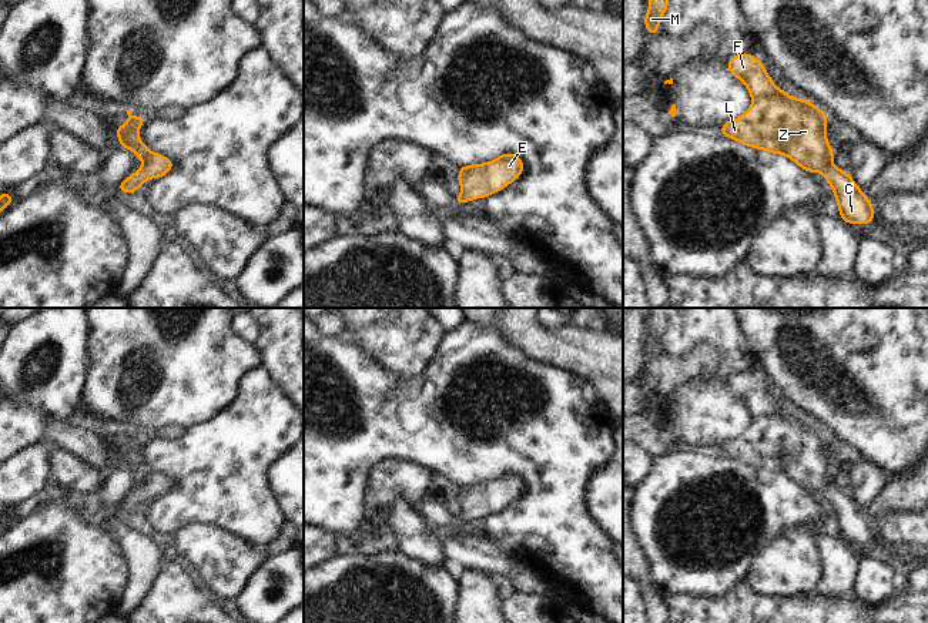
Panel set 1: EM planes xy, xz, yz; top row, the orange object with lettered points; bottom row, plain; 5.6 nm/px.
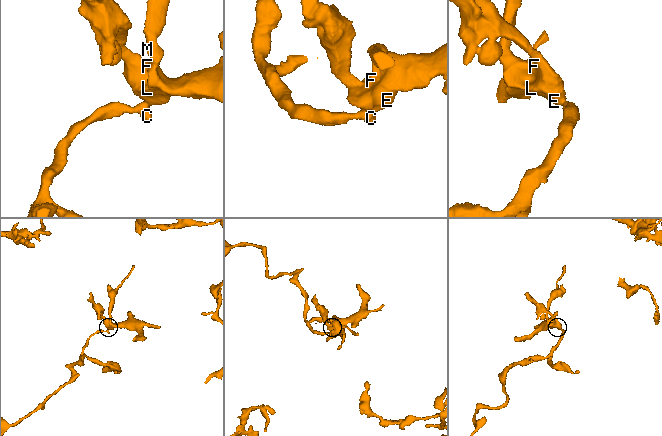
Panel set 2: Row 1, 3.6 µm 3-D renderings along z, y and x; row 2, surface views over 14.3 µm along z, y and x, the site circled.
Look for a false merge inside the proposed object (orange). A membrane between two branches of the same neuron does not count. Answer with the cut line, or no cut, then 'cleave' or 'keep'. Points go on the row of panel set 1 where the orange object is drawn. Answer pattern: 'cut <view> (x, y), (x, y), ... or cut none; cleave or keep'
cut none; keep

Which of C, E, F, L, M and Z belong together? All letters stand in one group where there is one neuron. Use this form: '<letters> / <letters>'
C E F L M Z

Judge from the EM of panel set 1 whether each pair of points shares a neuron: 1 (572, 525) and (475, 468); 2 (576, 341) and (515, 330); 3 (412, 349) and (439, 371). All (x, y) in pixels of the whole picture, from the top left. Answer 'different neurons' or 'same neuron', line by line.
1: same neuron
2: same neuron
3: different neurons

